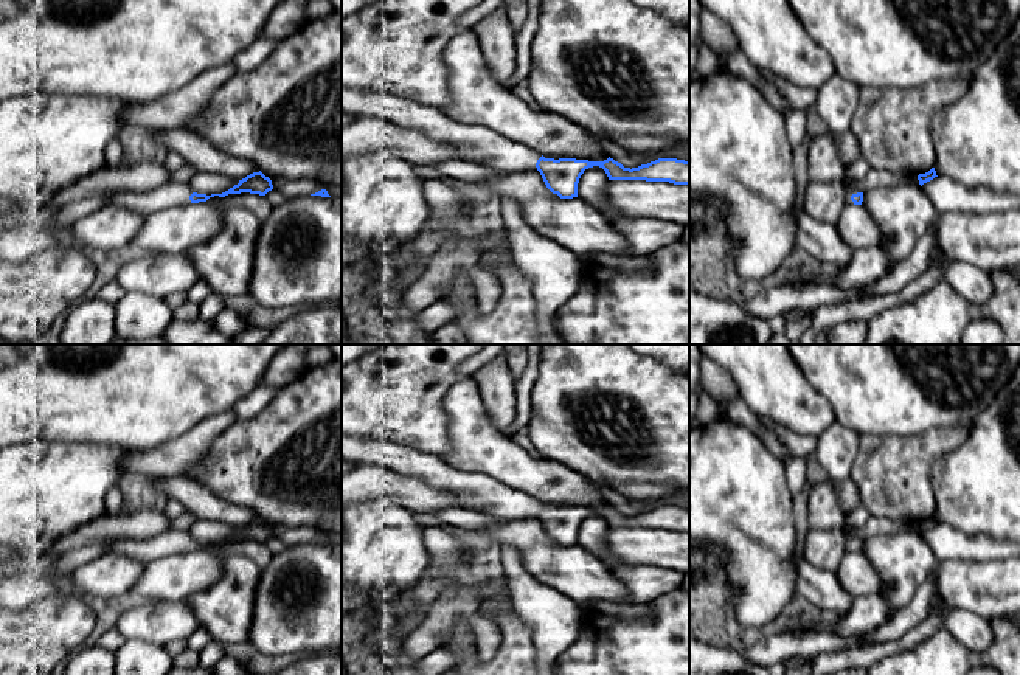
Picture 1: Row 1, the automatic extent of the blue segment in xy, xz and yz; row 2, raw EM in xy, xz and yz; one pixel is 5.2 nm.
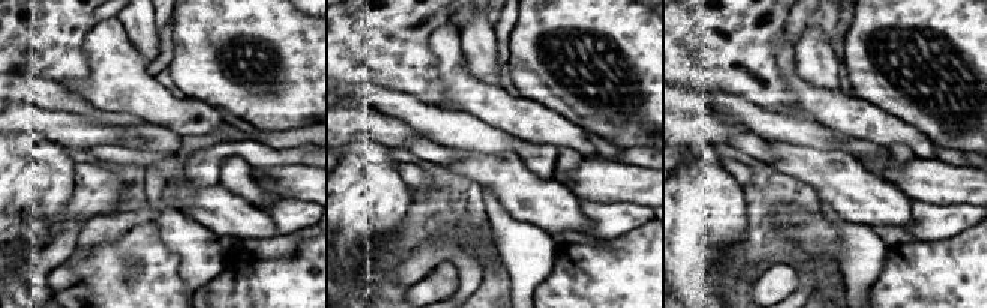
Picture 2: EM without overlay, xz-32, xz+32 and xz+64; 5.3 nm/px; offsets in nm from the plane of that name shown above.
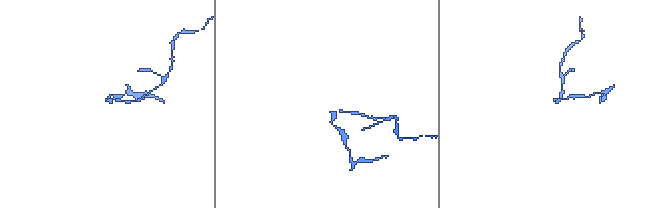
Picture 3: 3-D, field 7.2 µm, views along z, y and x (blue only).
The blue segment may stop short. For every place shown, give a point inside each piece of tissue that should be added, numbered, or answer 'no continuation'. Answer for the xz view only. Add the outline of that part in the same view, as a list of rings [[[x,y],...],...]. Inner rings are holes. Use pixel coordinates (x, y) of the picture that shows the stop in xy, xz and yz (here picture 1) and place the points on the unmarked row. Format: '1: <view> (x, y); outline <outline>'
1: xz (482, 492); outline [[[342,436],[342,459],[356,464],[379,464],[402,475],[415,475],[439,490],[455,493],[460,498],[460,506],[497,518],[537,517],[536,511],[542,504],[534,497],[511,489],[489,475],[453,469],[433,455],[385,438],[359,439]]]

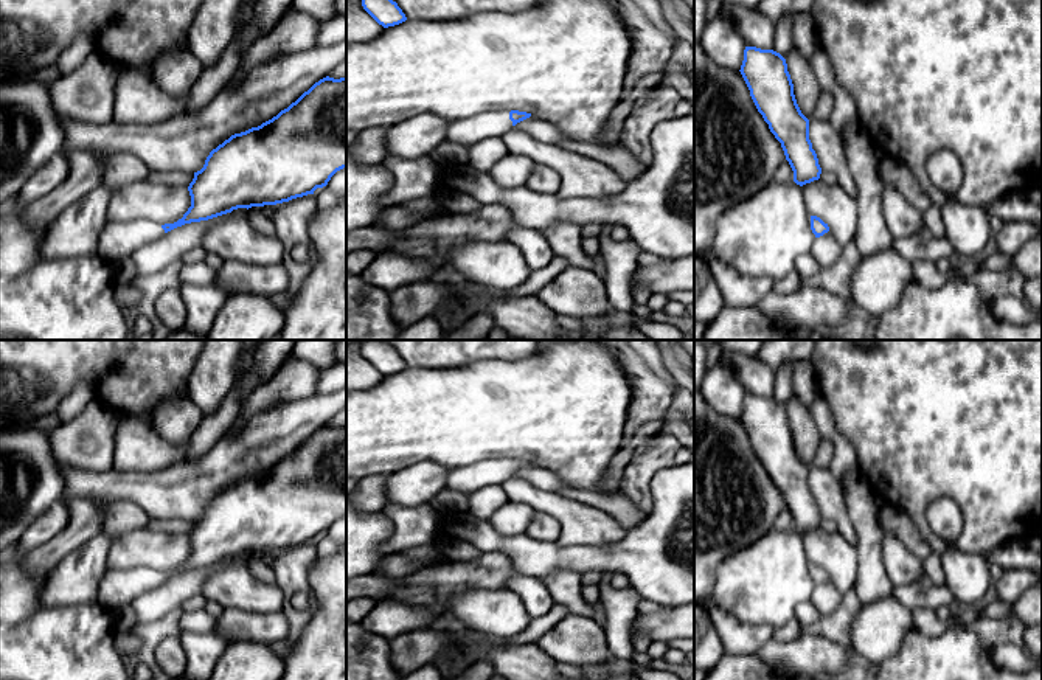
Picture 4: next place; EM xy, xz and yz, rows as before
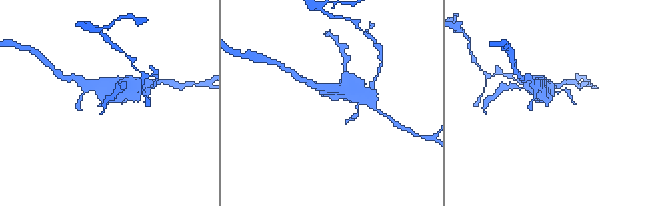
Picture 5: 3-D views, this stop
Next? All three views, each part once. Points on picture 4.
1: xz (468, 478); outline [[[489,458],[449,469],[447,487],[469,495],[489,484],[502,484],[512,475],[509,458]]]

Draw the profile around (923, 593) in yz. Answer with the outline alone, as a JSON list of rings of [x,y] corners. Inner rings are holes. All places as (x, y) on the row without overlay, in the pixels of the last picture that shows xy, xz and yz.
[[[927,576],[904,587],[894,587],[891,595],[912,612],[915,609],[936,610],[943,605],[955,605],[952,590],[947,585],[936,585]]]

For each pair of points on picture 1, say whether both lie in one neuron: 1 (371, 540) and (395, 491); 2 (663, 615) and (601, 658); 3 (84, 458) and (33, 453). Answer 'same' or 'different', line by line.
1: different
2: same
3: same

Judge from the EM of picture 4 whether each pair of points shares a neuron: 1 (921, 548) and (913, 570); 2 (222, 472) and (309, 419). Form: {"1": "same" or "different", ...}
{"1": "different", "2": "same"}

